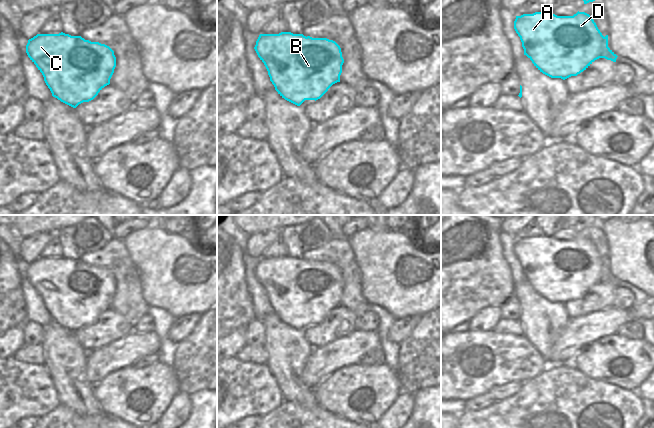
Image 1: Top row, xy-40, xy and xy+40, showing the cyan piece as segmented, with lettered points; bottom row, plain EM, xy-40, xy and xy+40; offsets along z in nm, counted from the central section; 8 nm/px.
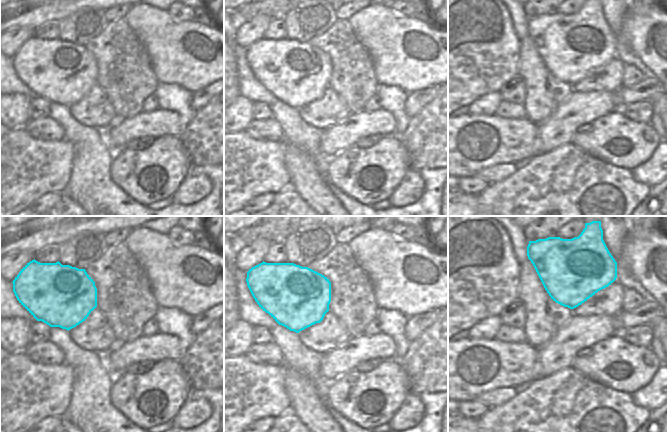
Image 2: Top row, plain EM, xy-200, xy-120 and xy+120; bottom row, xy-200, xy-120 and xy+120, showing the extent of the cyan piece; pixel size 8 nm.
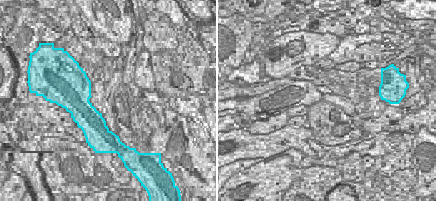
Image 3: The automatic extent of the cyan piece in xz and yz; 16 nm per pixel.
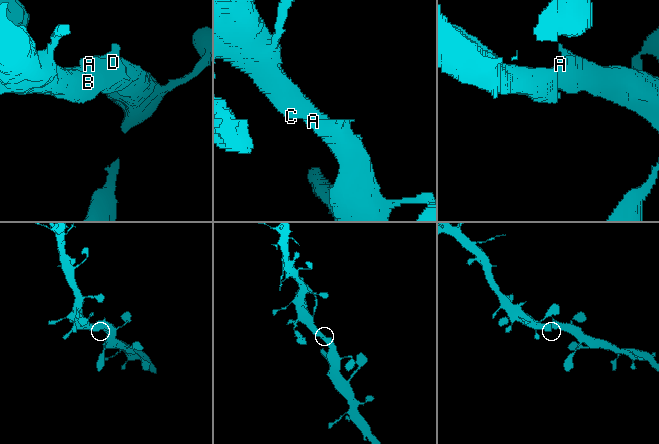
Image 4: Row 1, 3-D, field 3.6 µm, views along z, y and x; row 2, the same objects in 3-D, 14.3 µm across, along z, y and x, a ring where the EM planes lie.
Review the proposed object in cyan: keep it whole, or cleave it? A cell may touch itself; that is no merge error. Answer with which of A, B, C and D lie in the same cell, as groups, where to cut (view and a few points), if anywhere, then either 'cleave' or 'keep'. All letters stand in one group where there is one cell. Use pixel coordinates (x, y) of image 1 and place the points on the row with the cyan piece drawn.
A B C D | no cut | keep

